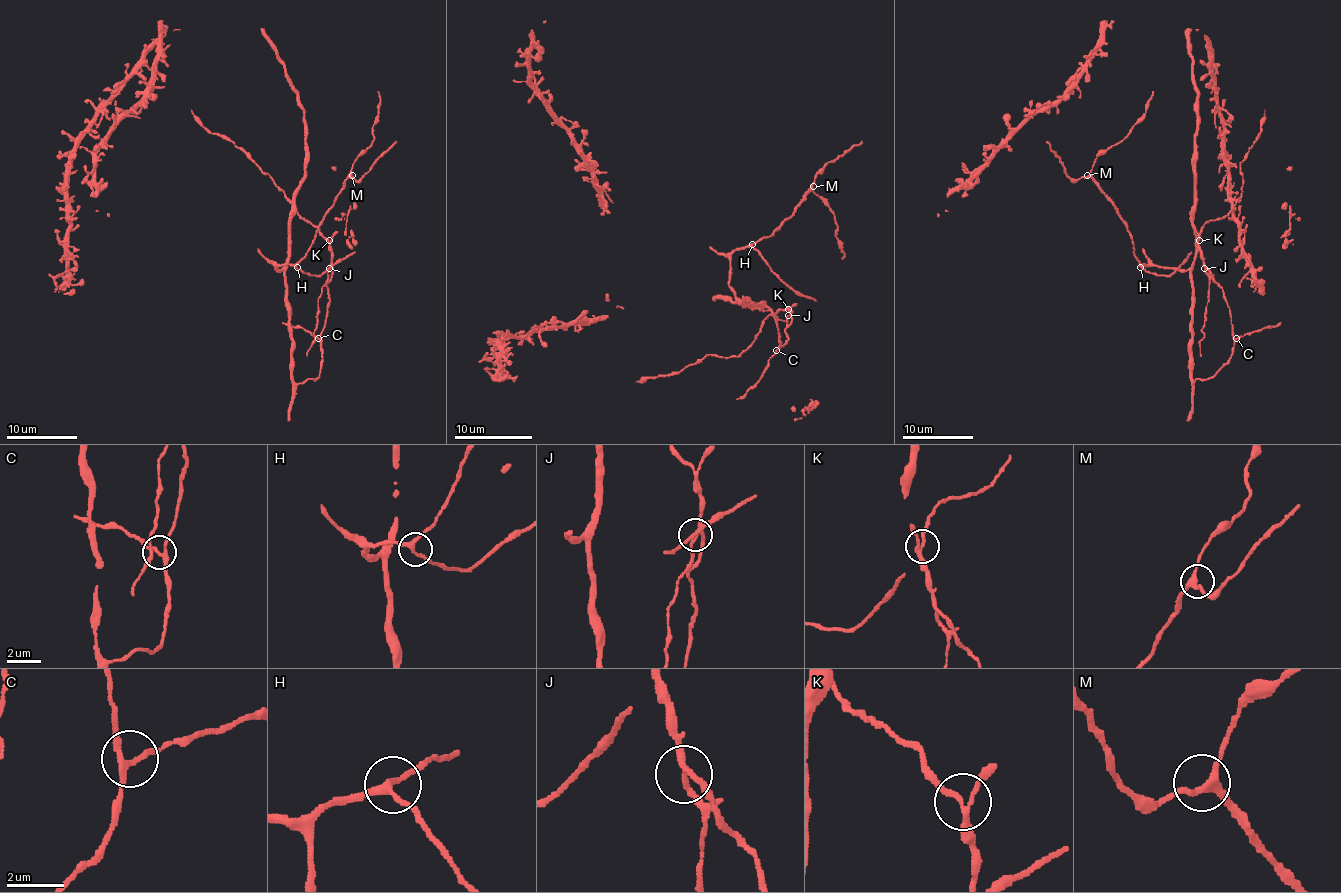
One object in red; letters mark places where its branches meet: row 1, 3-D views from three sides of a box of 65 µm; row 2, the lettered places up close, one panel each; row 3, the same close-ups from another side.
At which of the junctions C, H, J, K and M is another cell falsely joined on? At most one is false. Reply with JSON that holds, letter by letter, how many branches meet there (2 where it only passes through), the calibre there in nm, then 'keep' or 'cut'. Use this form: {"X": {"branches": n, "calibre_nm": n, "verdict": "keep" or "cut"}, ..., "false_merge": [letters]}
{"C": {"branches": 3, "calibre_nm": 180, "verdict": "keep"}, "H": {"branches": 3, "calibre_nm": 220, "verdict": "keep"}, "J": {"branches": 3, "calibre_nm": 180, "verdict": "cut"}, "K": {"branches": 3, "calibre_nm": 170, "verdict": "keep"}, "M": {"branches": 3, "calibre_nm": 260, "verdict": "keep"}, "false_merge": ["J"]}

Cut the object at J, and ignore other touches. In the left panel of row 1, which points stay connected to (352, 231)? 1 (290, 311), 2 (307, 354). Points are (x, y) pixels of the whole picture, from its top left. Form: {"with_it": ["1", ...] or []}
{"with_it": ["1"]}

